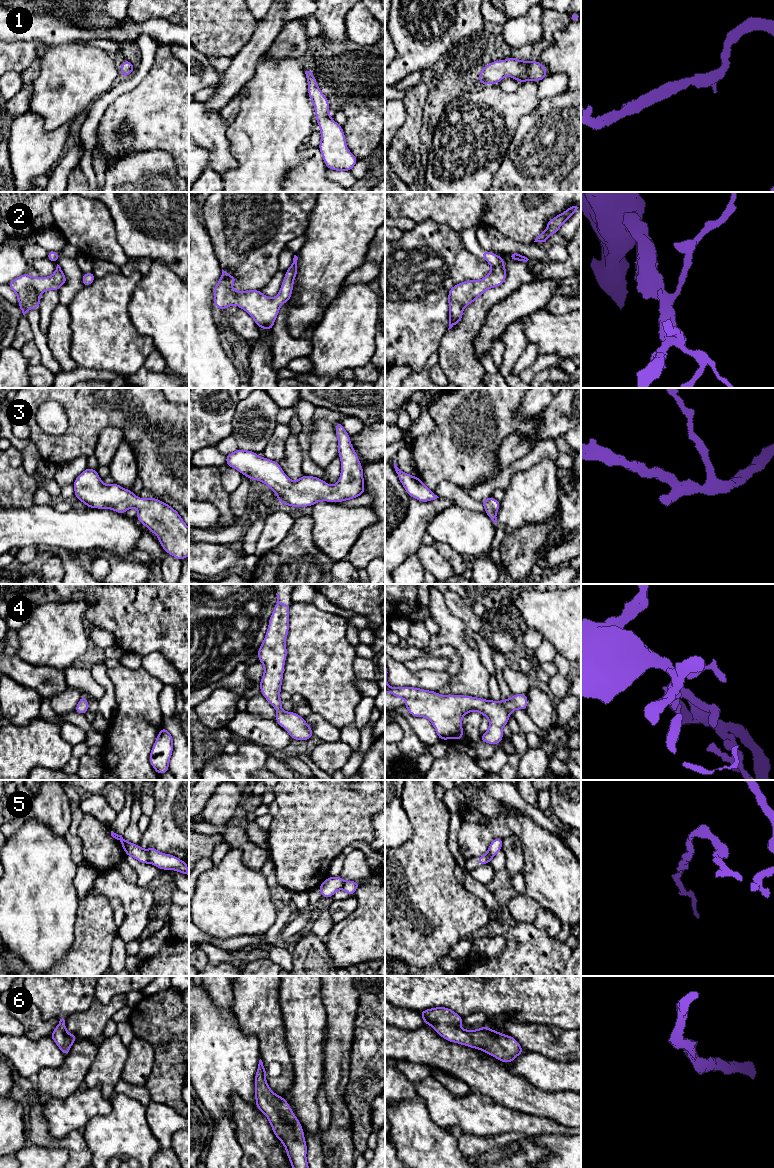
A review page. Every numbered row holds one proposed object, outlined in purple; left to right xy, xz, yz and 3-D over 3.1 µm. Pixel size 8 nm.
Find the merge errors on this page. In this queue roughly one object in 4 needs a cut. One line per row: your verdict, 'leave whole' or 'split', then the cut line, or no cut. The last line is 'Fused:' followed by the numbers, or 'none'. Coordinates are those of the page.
1: leave whole; no cut
2: leave whole; no cut
3: leave whole; no cut
4: leave whole; no cut
5: split; cut in xy along (147, 851), (150, 862)
6: leave whole; no cut
Fused: 5

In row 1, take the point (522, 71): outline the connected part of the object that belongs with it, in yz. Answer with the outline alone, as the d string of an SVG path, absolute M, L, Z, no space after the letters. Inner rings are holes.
M509 57L506 60L497 60L487 64L479 73L480 85L499 84L505 77L509 76L519 81L537 81L547 77L547 69L539 61L521 61Z

